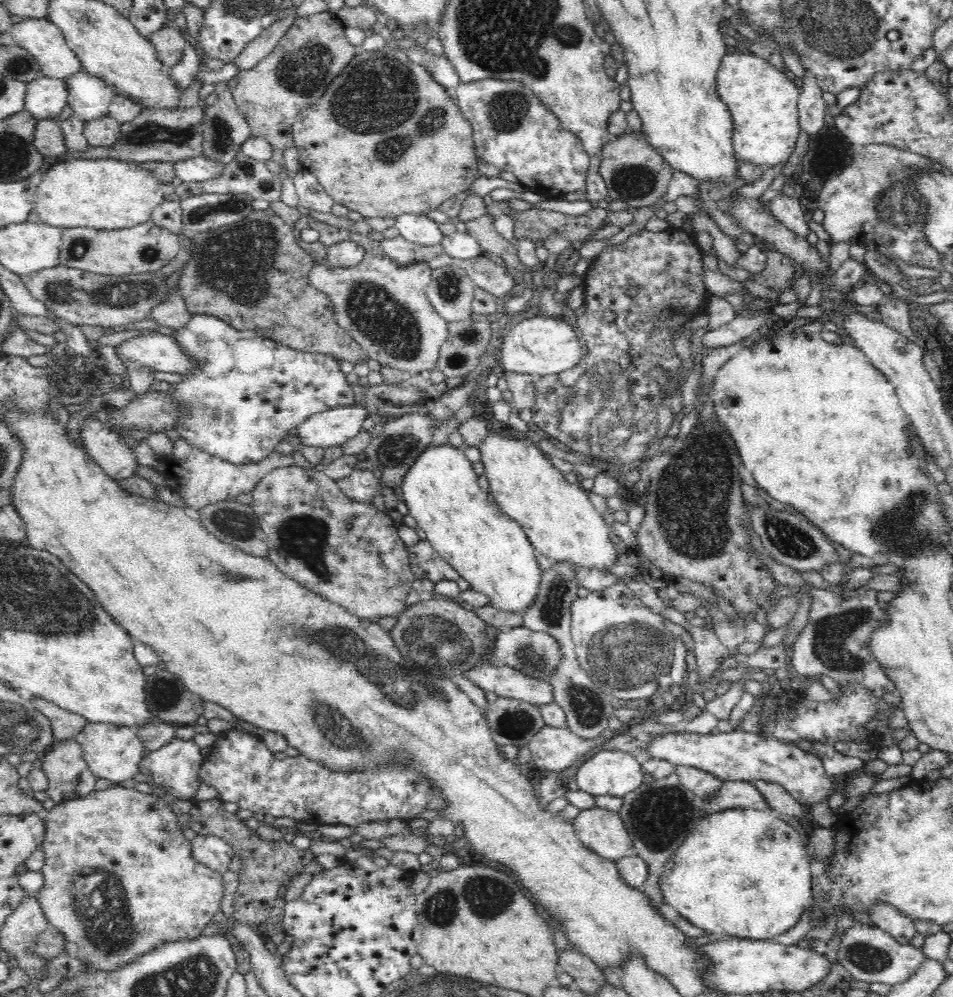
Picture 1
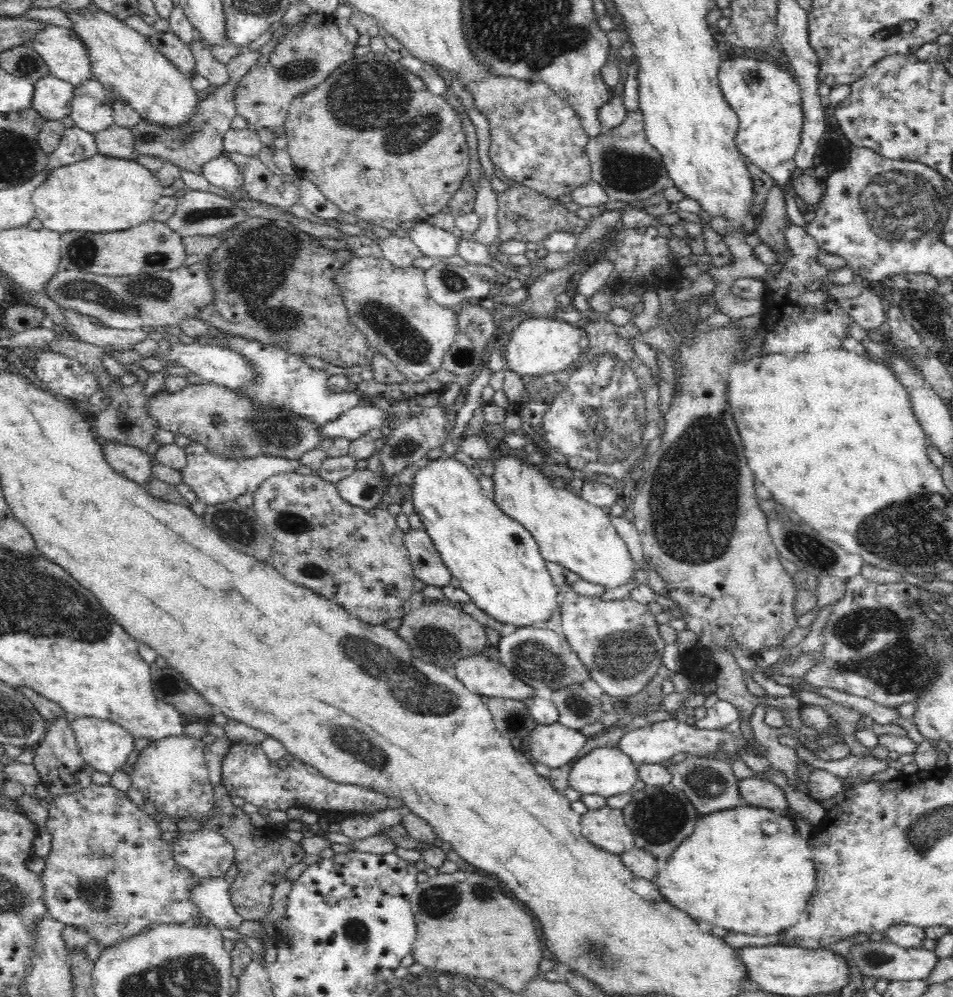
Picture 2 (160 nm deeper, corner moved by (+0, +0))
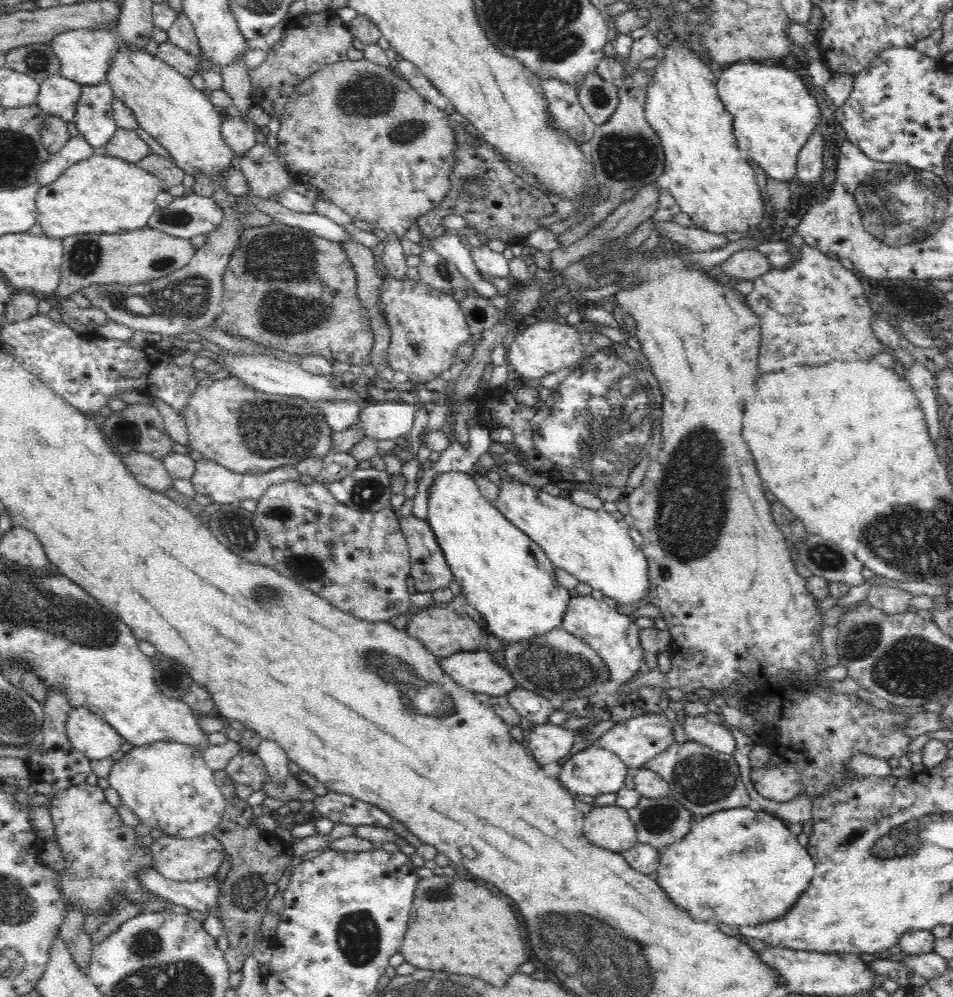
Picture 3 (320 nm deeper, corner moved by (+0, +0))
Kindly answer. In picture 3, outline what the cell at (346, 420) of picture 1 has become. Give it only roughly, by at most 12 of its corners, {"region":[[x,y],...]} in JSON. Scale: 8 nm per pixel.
{"region":[[363,404],[356,425],[373,440],[399,442],[416,406]]}

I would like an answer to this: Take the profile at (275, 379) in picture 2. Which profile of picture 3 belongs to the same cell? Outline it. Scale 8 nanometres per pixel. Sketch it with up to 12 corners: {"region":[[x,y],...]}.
{"region":[[324,402],[318,407],[332,432],[344,432],[358,420],[363,403]]}

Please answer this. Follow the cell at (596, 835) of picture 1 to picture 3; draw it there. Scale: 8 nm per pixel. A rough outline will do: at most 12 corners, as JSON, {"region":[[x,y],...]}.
{"region":[[594,806],[584,822],[596,847],[624,853],[637,844],[629,813]]}

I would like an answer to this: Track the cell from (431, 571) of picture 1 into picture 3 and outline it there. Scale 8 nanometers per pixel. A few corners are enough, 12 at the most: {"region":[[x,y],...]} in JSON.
{"region":[[399,516],[417,593],[453,574],[428,519]]}

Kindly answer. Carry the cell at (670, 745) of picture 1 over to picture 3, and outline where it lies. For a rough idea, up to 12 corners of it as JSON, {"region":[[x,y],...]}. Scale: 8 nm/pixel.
{"region":[[666,715],[618,723],[596,745],[634,772],[674,741]]}

